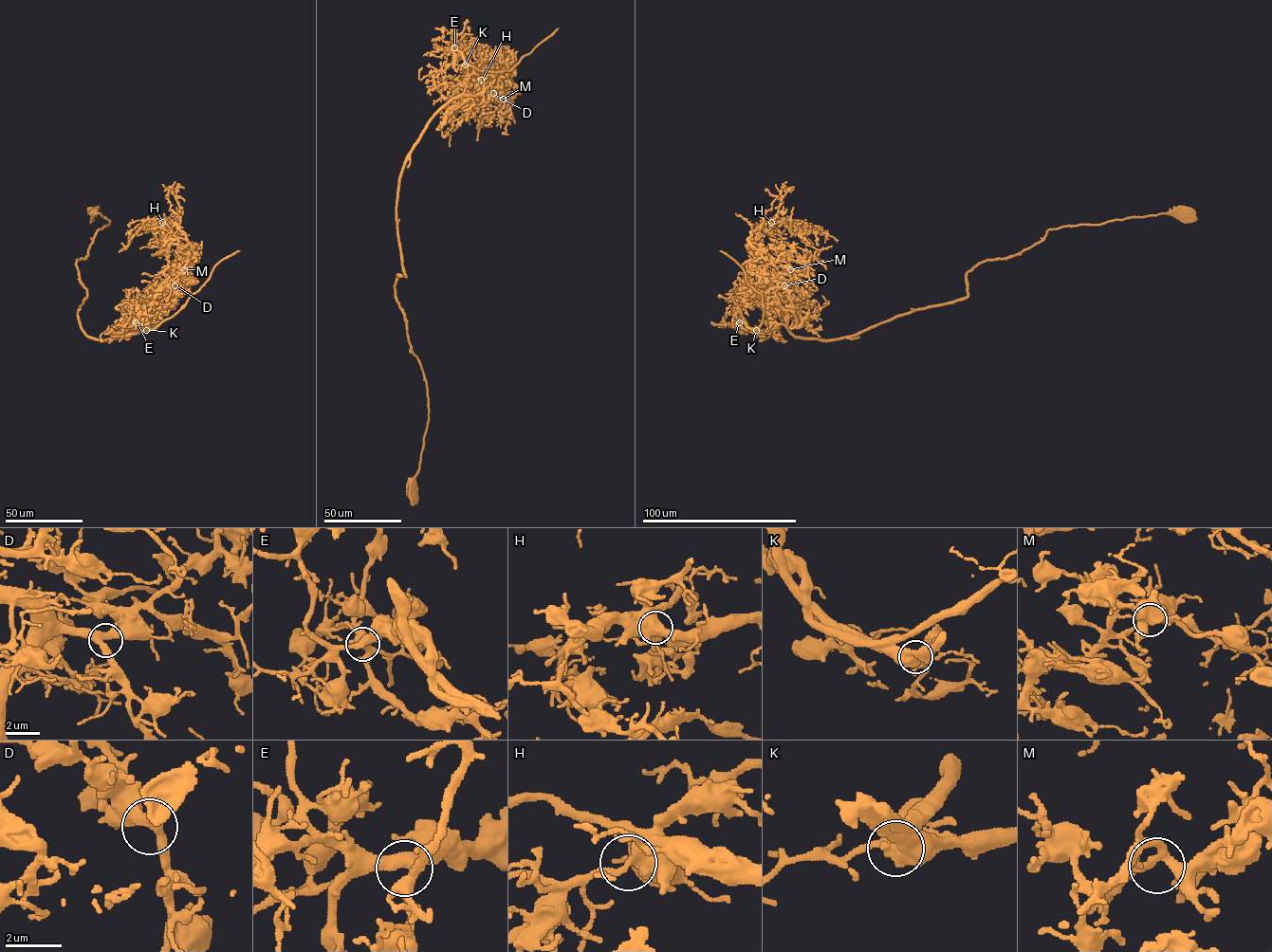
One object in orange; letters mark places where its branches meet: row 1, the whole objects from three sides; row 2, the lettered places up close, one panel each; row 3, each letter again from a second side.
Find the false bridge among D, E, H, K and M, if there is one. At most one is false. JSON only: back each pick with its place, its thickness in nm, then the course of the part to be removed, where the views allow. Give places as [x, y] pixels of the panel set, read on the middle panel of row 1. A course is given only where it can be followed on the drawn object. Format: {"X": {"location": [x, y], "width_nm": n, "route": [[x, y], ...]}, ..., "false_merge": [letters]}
{"K": {"location": [465, 64], "width_nm": 440, "route": [[465, 64], [462, 52], [476, 43], [487, 63], [452, 95], [444, 123]]}, "false_merge": ["K"]}

